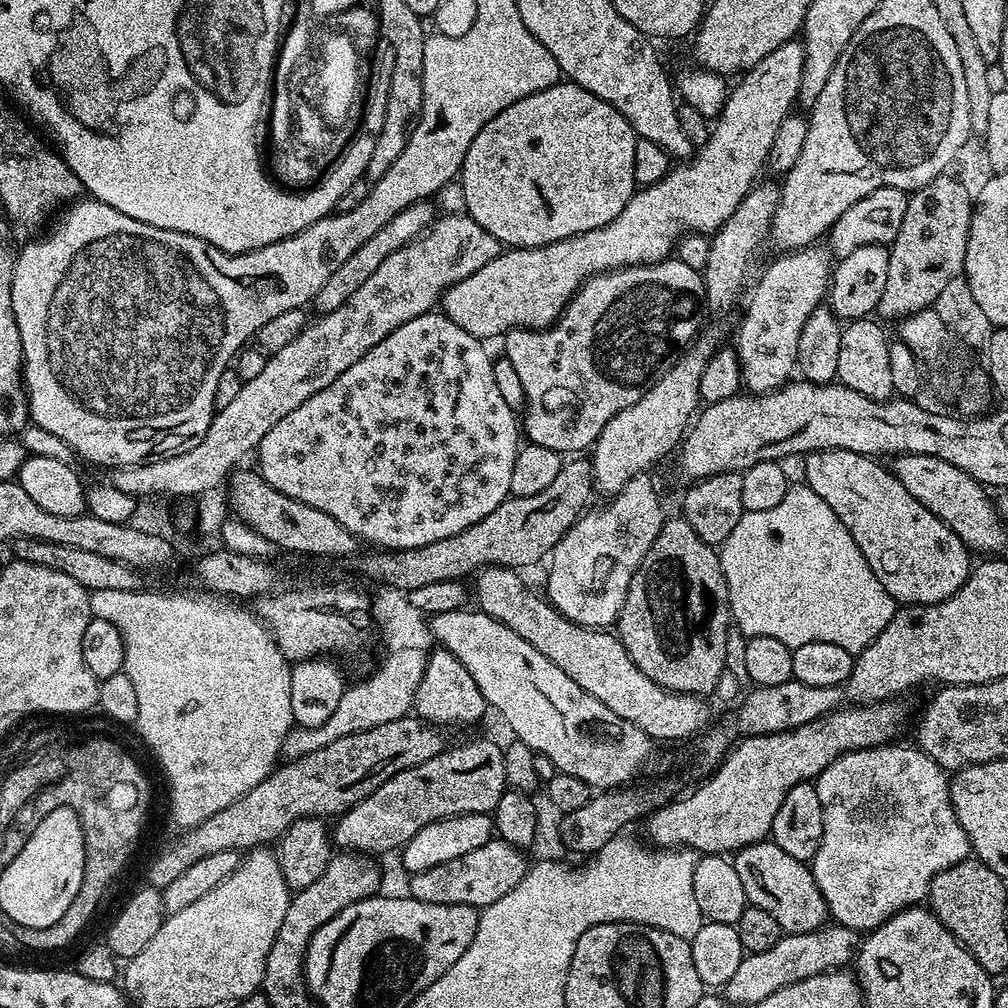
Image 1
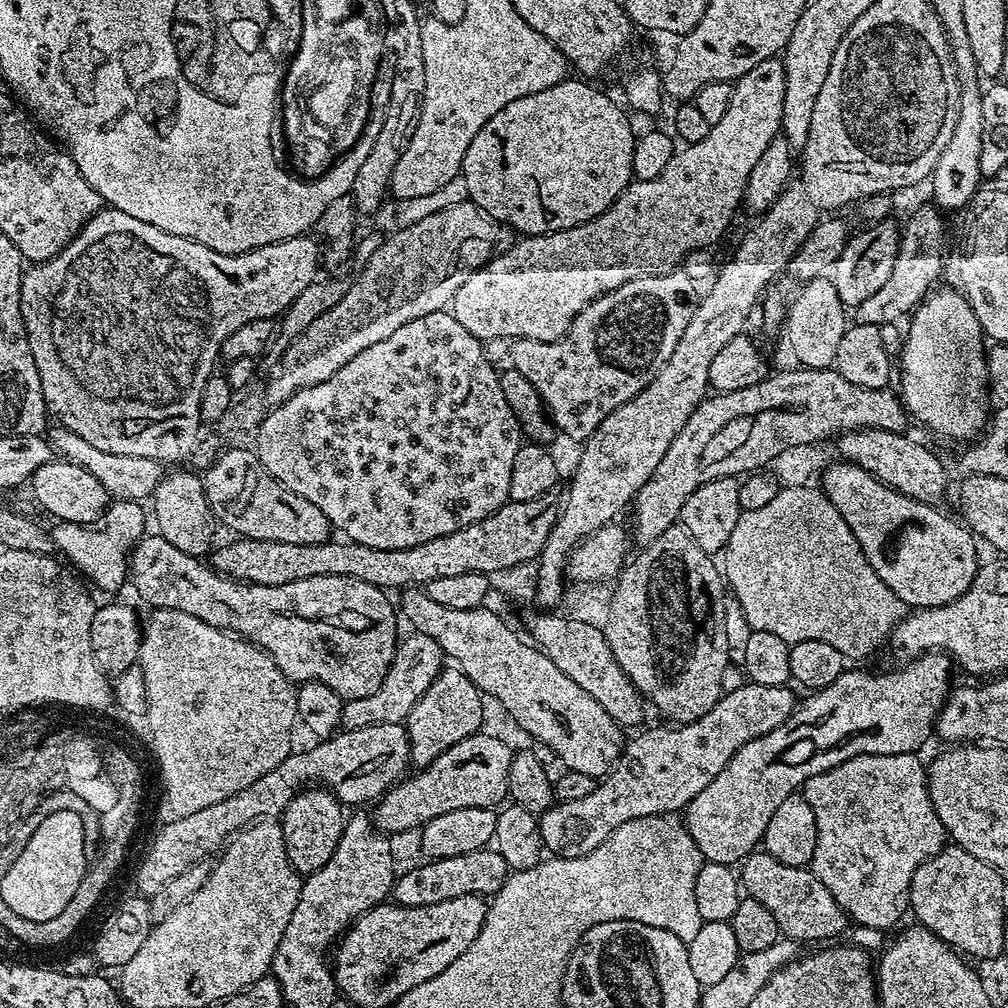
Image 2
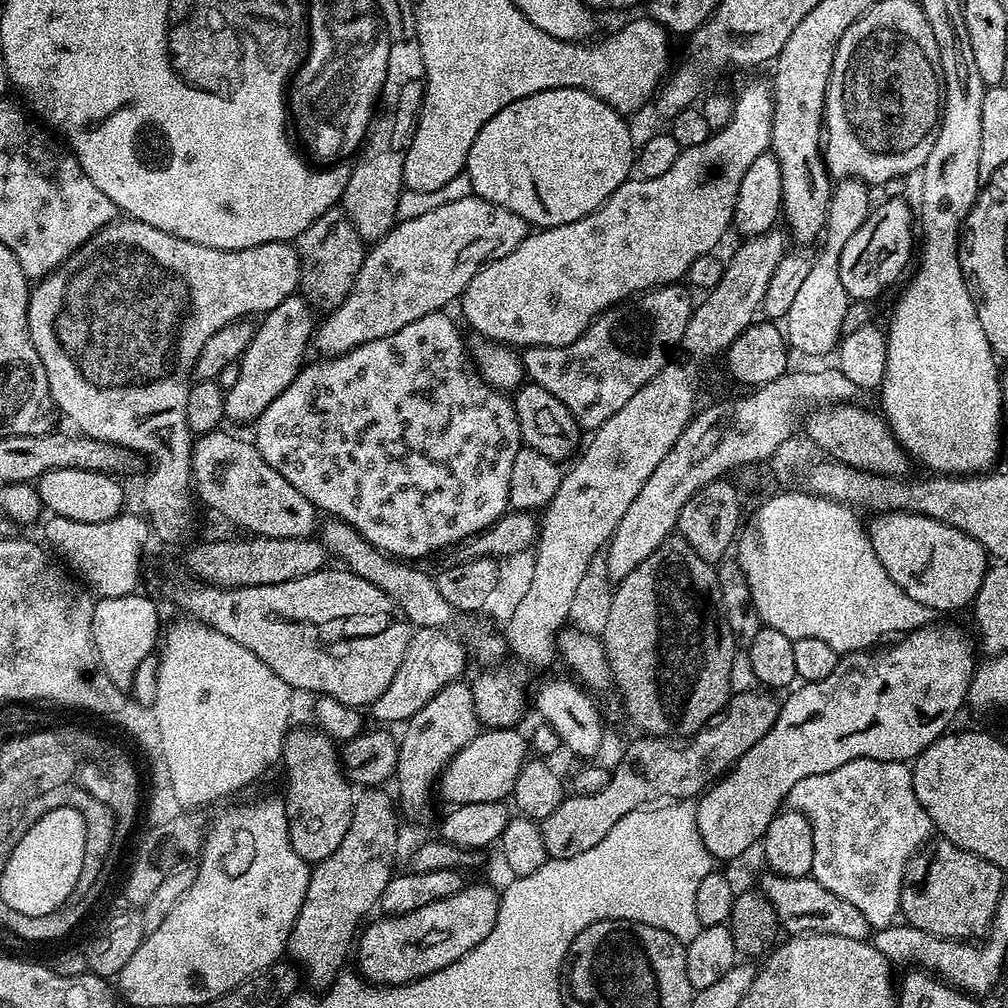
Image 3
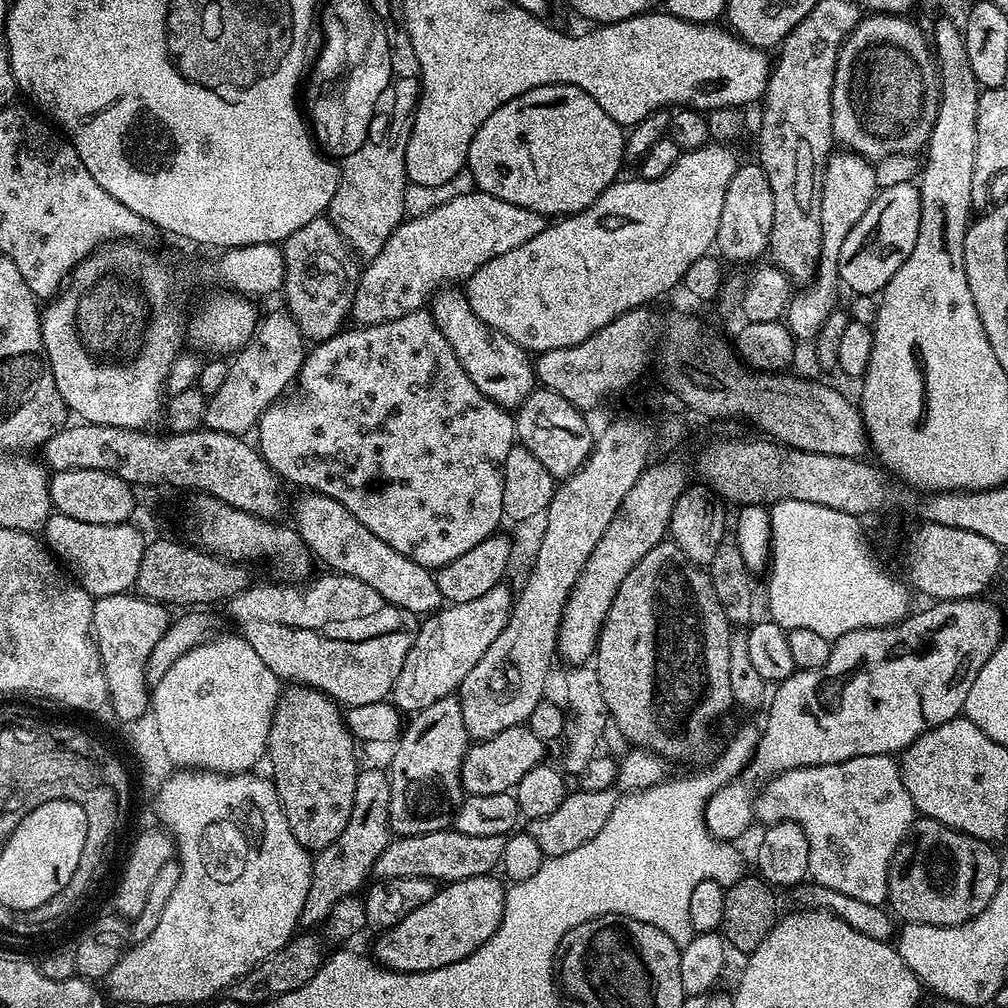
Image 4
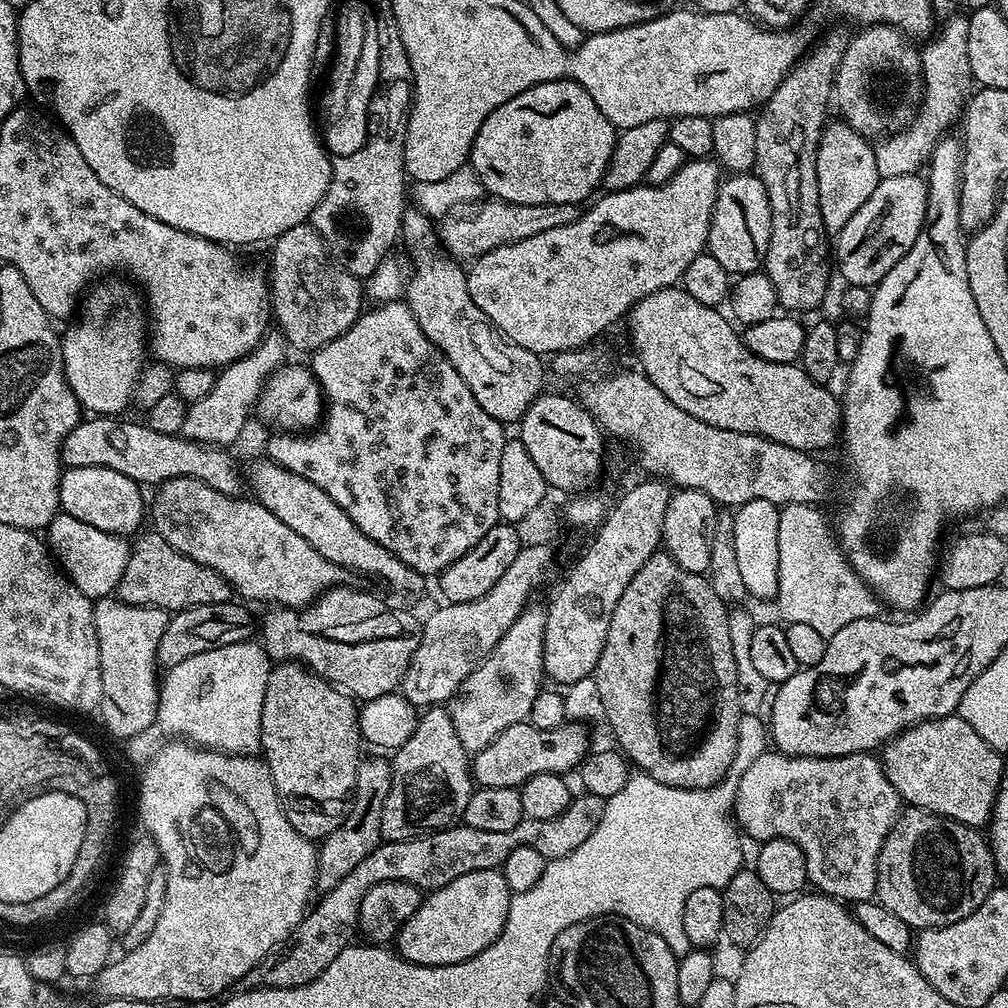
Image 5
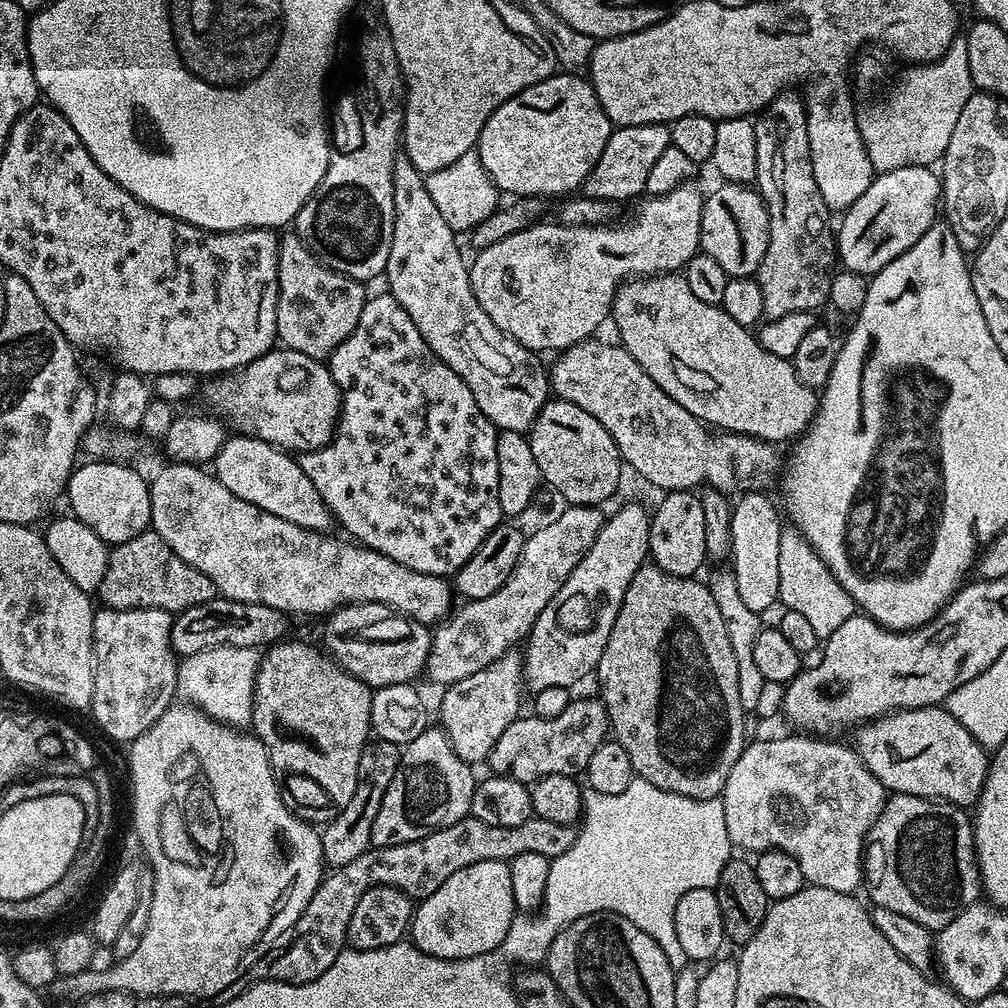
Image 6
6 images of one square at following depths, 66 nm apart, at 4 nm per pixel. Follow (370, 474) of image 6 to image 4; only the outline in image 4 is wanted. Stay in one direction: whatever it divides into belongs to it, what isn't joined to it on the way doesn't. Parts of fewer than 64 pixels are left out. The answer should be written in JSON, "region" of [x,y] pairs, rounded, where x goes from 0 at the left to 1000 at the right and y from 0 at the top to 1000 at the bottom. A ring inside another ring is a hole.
{"region":[[[428,309],[408,310],[387,319],[347,325],[334,329],[325,337],[316,338],[311,344],[313,346],[311,349],[309,346],[303,352],[302,362],[298,364],[296,384],[293,386],[294,393],[287,392],[281,399],[269,401],[258,413],[256,447],[279,477],[286,479],[287,476],[288,479],[295,480],[298,486],[318,488],[321,492],[331,494],[331,498],[339,498],[339,502],[343,502],[343,506],[347,506],[347,510],[351,510],[351,514],[355,514],[355,518],[359,518],[359,522],[363,522],[367,530],[375,530],[375,534],[379,534],[383,542],[391,542],[395,550],[403,550],[403,554],[415,558],[421,563],[436,565],[450,558],[450,554],[458,554],[462,546],[470,546],[470,542],[489,531],[495,525],[492,523],[496,516],[501,515],[498,502],[498,468],[502,450],[506,450],[508,441],[513,439],[512,418],[505,406],[482,395],[482,391],[478,391],[478,387],[474,387],[474,383],[466,379],[466,371],[458,367],[454,351],[450,351],[446,339],[442,339]]]}

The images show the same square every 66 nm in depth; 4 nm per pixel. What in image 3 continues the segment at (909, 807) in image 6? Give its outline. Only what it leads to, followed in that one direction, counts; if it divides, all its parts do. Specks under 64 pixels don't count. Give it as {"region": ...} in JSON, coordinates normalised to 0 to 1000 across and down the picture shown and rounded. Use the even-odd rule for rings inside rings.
{"region":[[[936,831],[930,832],[916,849],[917,857],[902,860],[899,880],[893,884],[896,912],[906,921],[919,923],[934,933],[975,930],[984,919],[992,885],[998,880],[997,866],[990,858],[978,855],[970,851],[970,847],[954,843],[954,839]]]}

